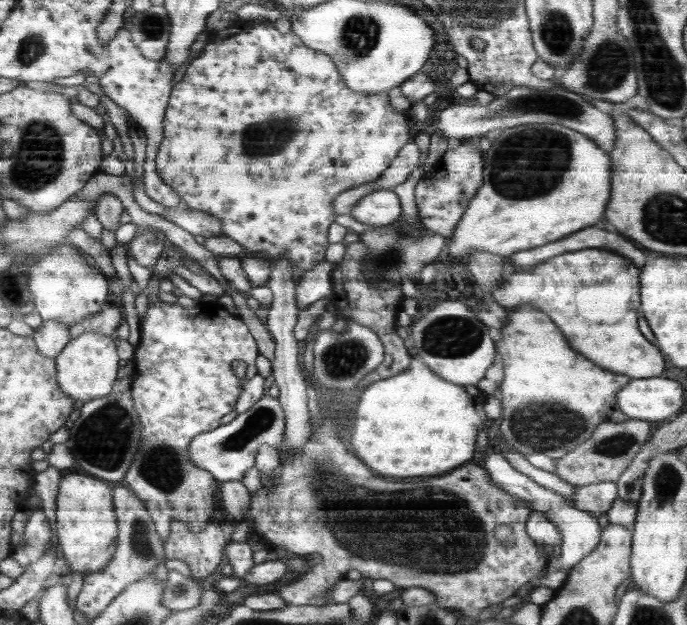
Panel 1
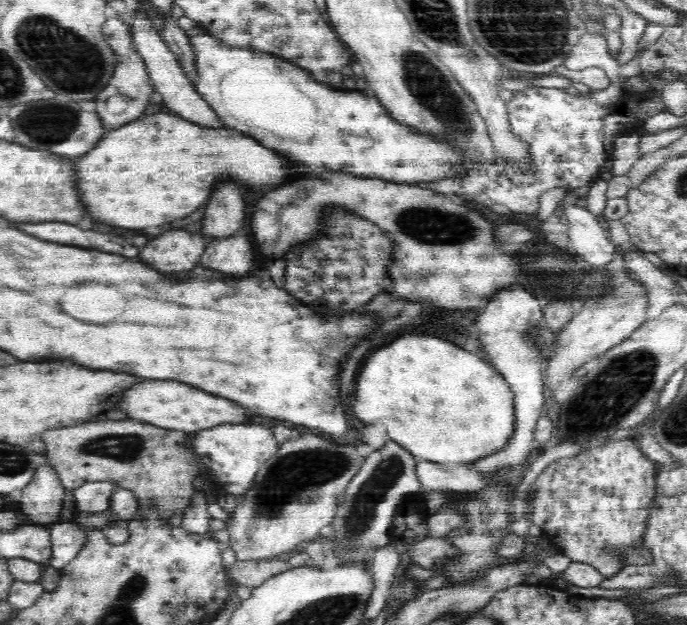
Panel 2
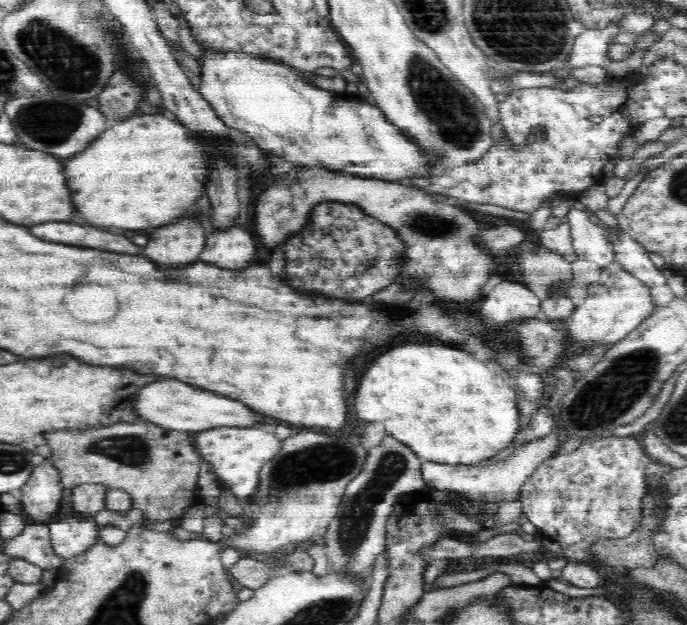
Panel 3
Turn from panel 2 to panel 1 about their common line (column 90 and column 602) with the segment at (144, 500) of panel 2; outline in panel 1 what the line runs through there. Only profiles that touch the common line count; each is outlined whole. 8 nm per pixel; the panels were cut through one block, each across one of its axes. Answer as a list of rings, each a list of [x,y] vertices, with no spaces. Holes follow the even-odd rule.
[[[630,419],[624,422],[604,422],[594,429],[588,441],[555,460],[555,473],[575,487],[599,482],[616,482],[622,472],[630,466],[642,445],[650,438],[650,432],[650,421]]]

